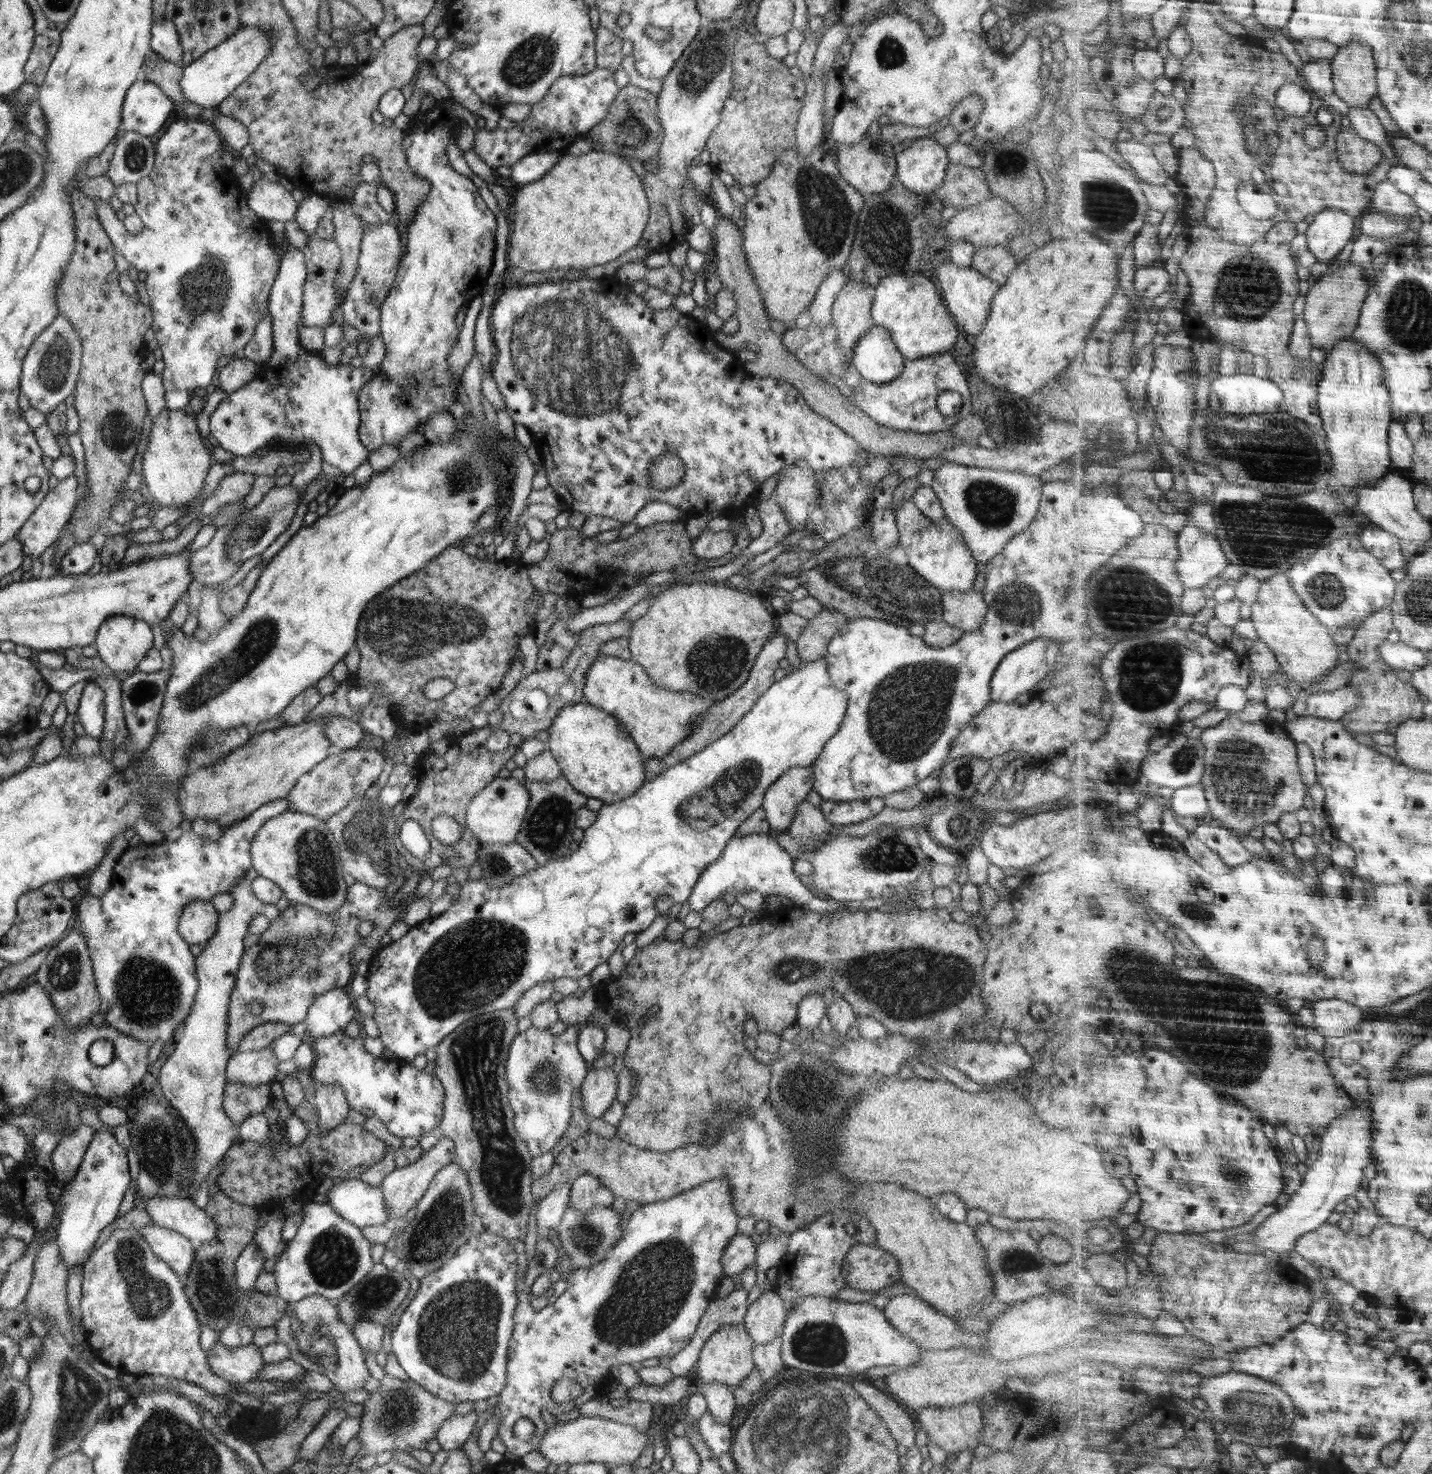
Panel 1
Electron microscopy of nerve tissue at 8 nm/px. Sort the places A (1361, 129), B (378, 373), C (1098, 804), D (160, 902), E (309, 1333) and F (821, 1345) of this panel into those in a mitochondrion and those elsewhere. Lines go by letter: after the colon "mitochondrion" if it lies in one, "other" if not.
A: other
B: other
C: other
D: other
E: mitochondrion
F: mitochondrion

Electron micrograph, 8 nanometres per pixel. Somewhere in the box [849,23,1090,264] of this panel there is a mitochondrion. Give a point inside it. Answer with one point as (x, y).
(890, 54)

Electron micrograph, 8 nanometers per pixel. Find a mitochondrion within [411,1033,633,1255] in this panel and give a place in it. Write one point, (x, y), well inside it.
(544, 1079)

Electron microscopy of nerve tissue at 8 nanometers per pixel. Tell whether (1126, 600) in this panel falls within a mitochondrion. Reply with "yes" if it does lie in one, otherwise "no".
yes

